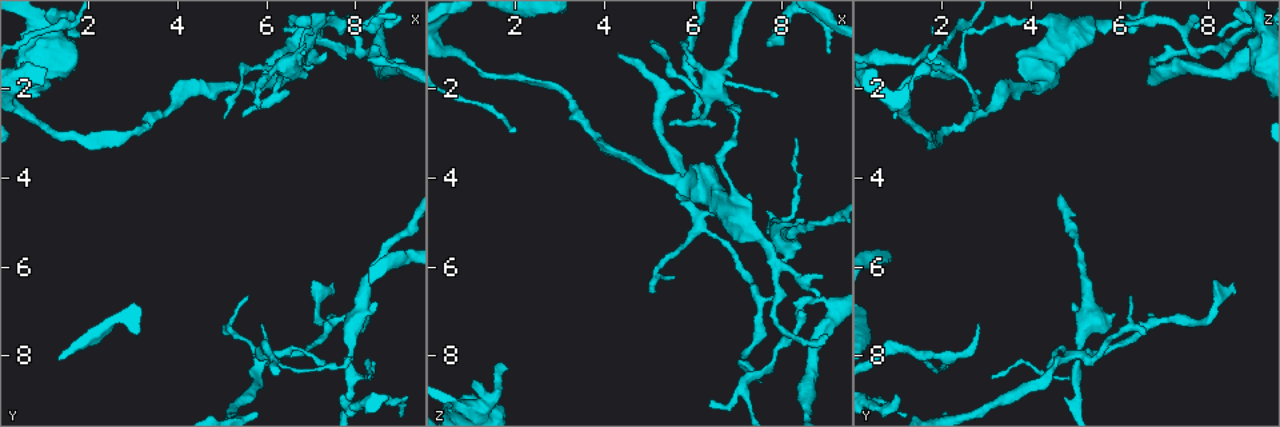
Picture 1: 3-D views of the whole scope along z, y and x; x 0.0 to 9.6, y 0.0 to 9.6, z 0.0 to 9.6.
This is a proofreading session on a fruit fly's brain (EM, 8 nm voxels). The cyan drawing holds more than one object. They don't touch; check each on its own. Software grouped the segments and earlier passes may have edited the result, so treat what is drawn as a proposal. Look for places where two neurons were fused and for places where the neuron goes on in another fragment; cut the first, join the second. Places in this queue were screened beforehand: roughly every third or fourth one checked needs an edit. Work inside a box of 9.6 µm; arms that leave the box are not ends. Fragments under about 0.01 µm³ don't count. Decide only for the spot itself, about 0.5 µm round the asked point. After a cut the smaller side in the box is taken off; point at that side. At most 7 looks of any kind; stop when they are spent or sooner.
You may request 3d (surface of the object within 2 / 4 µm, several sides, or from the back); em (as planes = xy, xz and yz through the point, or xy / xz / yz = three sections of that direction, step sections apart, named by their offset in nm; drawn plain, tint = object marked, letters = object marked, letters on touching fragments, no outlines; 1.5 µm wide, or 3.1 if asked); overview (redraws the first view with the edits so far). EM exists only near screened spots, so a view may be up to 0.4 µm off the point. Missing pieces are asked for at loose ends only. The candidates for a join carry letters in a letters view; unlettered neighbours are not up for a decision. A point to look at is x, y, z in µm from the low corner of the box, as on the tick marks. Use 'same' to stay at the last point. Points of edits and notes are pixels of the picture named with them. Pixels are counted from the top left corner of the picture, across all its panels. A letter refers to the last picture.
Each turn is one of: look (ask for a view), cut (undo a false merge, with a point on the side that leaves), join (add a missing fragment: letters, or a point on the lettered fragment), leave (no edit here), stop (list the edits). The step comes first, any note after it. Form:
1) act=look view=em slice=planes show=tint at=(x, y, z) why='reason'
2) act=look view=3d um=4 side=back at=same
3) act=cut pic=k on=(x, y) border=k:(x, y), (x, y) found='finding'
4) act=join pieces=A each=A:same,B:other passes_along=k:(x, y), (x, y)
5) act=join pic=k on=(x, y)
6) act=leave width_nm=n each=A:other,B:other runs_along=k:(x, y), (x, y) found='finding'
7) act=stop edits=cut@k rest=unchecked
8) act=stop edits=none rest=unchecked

act=look view=em slice=planes show=letters at=(4.95, 2.70, 1.00) why='thin end'

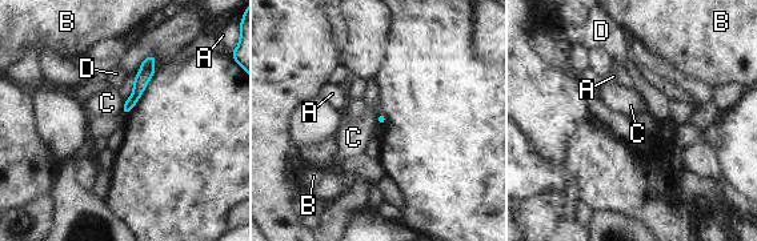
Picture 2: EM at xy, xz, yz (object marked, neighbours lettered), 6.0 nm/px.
act=leave each=A:other,B:other,C:other,D:other border=2:(124, 103), (121, 112) found='no lettered fragment goes on from it'

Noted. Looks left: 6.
act=look view=3d um=4 at=(5.20, 7.55, 6.60) why='thin end'

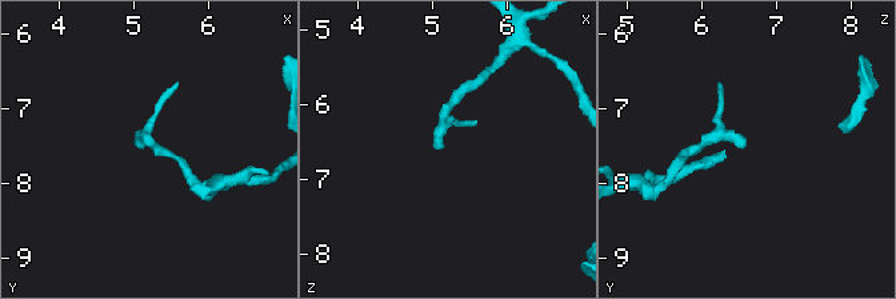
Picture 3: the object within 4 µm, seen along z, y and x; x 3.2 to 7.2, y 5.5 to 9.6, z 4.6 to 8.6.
act=look view=em slice=planes show=letters at=(5.15, 7.50, 6.55) why='now the EM'

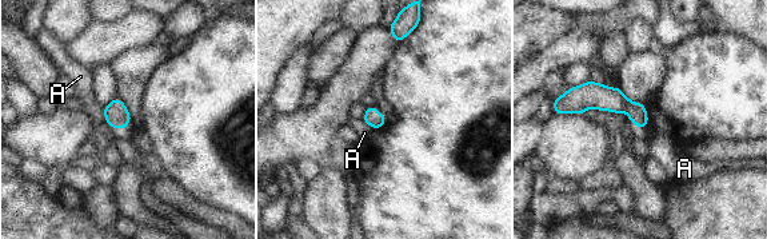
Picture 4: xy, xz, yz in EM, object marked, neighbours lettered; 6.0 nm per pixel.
act=leave each=A:other border=4:(102, 110), (106, 120), (120, 130) found='no lettered fragment goes on from it'

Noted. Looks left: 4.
act=look view=3d um=2 side=back at=(8.05, 1.10, 7.60) why='looks like a crossing'

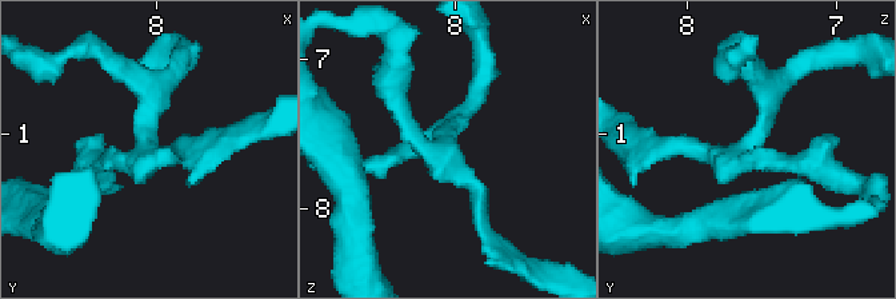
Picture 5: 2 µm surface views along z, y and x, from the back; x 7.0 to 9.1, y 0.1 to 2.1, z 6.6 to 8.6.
act=look view=em slice=planes show=letters at=(8.08, 1.12, 7.60) arms=4

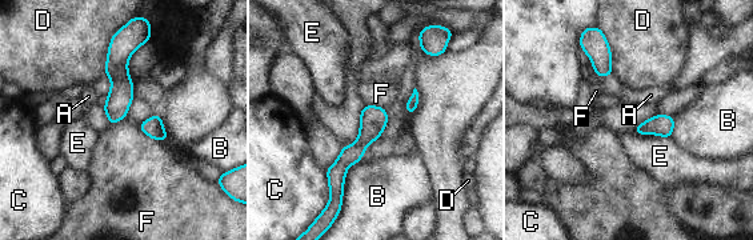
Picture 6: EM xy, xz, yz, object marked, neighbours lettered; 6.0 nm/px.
act=leave width_nm=80 longest_contact=D:280nm each=A:other,B:other,C:other,D:other,E:other,F:other found='all the same neuron'

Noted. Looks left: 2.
act=stop edits=none rest=unchecked

